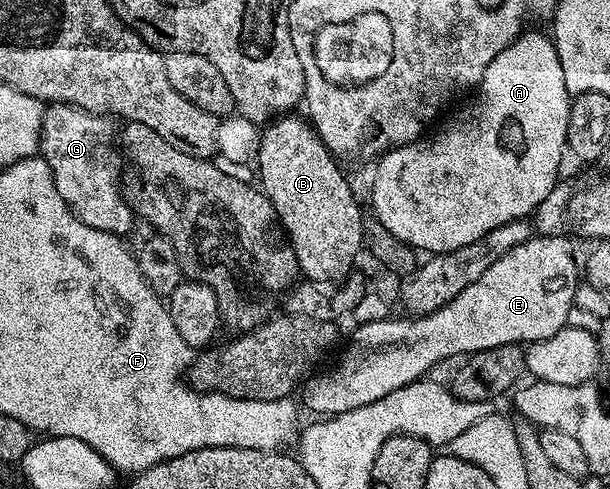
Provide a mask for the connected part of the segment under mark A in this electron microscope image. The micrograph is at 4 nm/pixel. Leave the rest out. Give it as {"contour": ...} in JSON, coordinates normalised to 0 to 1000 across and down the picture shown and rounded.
{"contour":[[[872,61],[856,65],[825,104],[811,110],[811,127],[805,127],[805,135],[798,135],[798,151],[792,151],[789,170],[779,182],[779,194],[782,198],[757,225],[756,239],[731,270],[720,272],[711,286],[692,282],[675,294],[639,301],[638,313],[620,331],[618,354],[611,360],[610,440],[618,442],[621,454],[628,454],[628,462],[634,462],[634,470],[641,470],[641,479],[648,479],[648,487],[661,487],[661,495],[667,495],[697,519],[752,511],[752,503],[766,503],[772,495],[805,479],[805,470],[825,462],[831,454],[872,444],[879,436],[880,423],[890,413],[890,405],[897,405],[897,397],[903,397],[903,389],[916,374],[913,350],[920,344],[920,311],[923,319],[923,305],[928,301],[926,284],[930,282],[936,198],[923,168],[923,135],[916,135],[916,110],[910,102],[905,80],[895,67],[892,74],[890,67],[872,65]]]}

